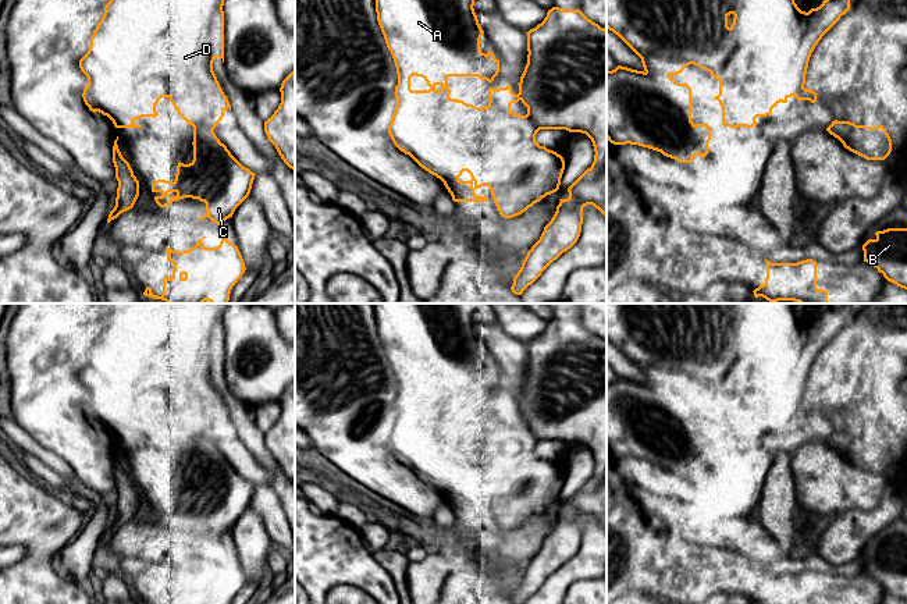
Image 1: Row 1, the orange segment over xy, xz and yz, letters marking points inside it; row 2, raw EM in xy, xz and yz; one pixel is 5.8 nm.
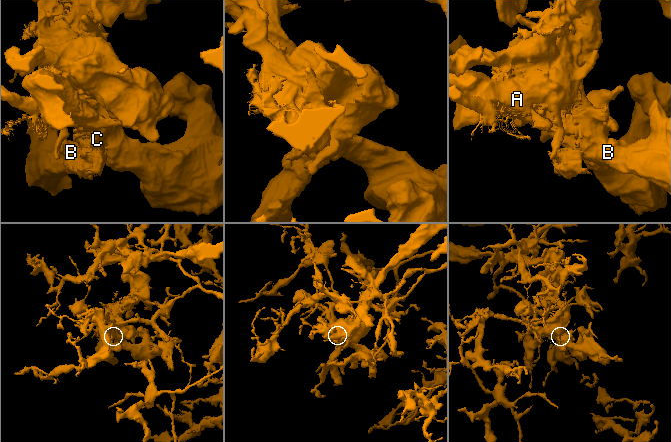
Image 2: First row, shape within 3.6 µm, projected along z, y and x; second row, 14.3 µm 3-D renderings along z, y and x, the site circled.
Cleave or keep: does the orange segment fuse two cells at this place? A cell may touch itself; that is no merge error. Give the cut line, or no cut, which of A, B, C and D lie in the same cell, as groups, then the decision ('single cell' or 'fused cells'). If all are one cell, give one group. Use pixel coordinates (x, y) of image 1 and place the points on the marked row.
cut in xy along (157, 41), (109, 39), (116, 54), (99, 60), (96, 110); A B C / D; fused cells

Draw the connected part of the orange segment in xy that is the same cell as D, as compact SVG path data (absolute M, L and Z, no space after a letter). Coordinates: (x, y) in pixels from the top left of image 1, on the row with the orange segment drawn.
M110 0L104 14L90 38L88 53L79 60L79 68L88 78L82 97L90 111L99 110L99 60L114 58L117 51L109 40L114 33L125 35L129 40L146 38L161 45L160 50L135 50L132 53L134 79L166 78L171 92L170 102L177 113L192 127L203 125L211 129L223 120L231 104L224 95L213 71L213 61L218 57L224 63L224 0Z

